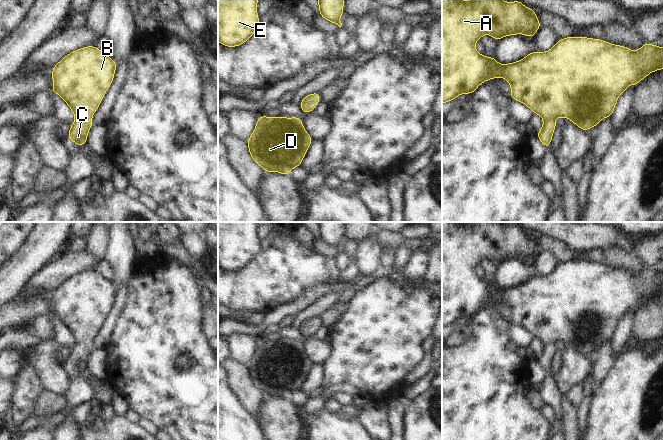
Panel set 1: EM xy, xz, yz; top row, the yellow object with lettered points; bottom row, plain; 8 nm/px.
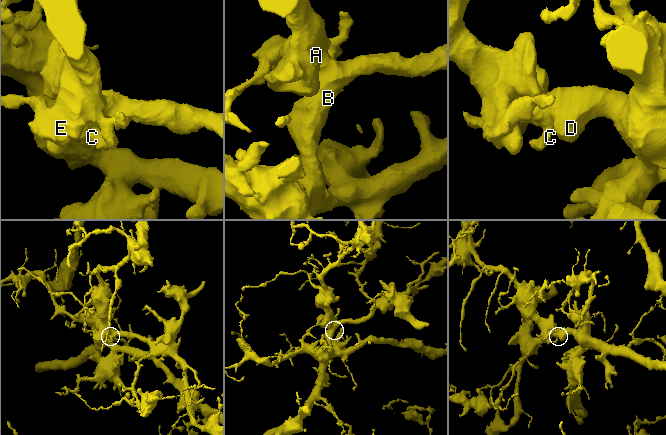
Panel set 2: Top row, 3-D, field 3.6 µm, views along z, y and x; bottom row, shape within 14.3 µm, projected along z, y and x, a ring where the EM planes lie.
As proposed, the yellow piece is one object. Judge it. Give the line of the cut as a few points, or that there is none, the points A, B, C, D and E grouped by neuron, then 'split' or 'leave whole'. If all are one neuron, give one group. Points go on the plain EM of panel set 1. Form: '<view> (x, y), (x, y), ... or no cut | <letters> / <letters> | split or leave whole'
no cut | A B C D E | leave whole

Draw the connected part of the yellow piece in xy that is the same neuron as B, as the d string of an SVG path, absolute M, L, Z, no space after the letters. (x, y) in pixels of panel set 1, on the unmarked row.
M86 270L67 278L52 293L54 309L50 314L68 328L76 344L71 348L67 361L79 371L87 368L87 359L93 350L91 342L97 335L107 313L111 310L117 288L96 270Z

